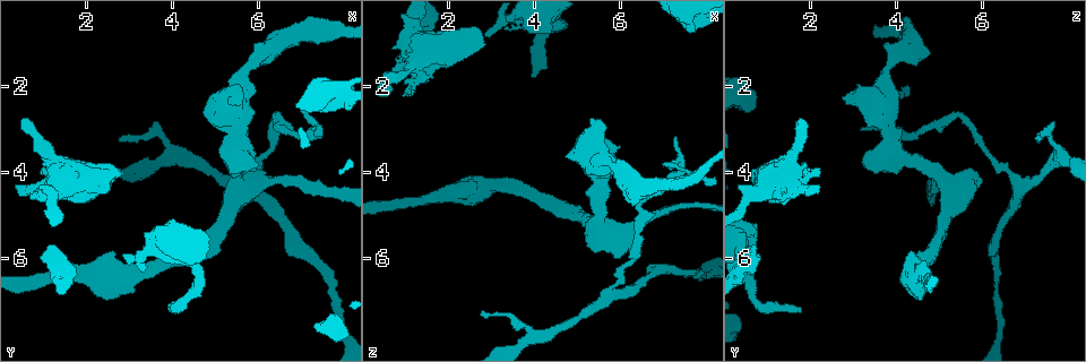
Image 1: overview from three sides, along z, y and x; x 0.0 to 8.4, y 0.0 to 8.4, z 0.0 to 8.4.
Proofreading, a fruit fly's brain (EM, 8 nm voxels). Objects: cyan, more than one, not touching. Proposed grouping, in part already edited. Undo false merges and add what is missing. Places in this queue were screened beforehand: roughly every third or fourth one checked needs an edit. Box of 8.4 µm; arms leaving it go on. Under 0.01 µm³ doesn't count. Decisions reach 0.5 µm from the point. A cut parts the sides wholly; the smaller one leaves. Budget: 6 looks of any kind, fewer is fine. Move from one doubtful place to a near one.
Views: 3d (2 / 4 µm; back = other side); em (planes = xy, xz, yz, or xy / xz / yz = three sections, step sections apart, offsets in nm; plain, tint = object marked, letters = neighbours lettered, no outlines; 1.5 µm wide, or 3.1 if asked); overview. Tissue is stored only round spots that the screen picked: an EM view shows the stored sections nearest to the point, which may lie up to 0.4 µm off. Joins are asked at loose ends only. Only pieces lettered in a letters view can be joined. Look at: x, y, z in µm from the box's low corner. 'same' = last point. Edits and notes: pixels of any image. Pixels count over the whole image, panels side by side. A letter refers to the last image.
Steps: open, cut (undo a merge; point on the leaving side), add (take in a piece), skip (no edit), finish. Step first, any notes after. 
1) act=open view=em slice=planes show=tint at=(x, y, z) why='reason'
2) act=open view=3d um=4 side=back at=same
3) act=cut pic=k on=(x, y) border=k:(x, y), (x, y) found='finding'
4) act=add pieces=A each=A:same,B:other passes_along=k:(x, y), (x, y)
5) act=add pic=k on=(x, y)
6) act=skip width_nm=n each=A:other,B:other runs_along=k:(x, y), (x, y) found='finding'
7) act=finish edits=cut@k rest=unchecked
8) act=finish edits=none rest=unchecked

act=open view=em slice=planes show=letters at=(4.25, 5.30, 0.75) why='branch stops here'

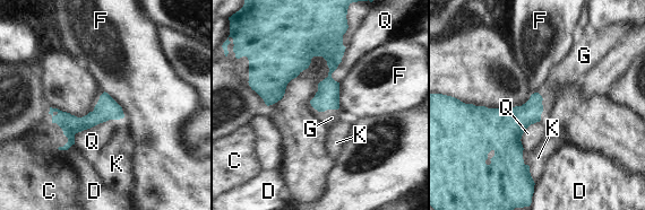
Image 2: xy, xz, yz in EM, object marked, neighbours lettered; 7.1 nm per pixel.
act=add pieces=G longest_contact=Q:360nm each=C:other,D:other,F:other,G:same,K:other,Q:other passes_along=2:(512, 123), (542, 108), (557, 77) found='the cell continues'

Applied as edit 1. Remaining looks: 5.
act=open view=overview why='redraw'

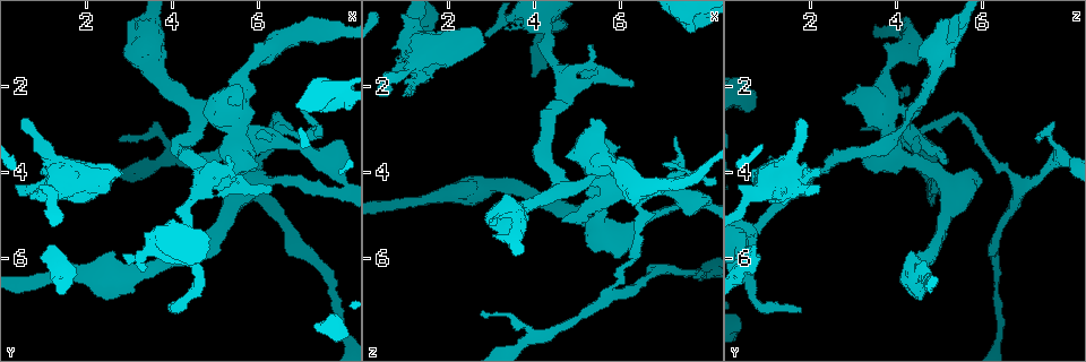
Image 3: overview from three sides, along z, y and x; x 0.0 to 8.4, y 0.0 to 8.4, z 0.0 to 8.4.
act=open view=3d um=4 at=(6.35, 4.40, 1.85) why='free end'

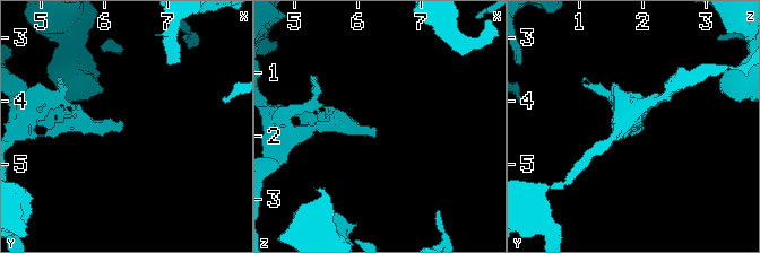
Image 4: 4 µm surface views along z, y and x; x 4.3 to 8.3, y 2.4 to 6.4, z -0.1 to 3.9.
act=open view=em slice=xy step=8 show=plain at=(6.30, 4.40, 1.85) why='now the EM'

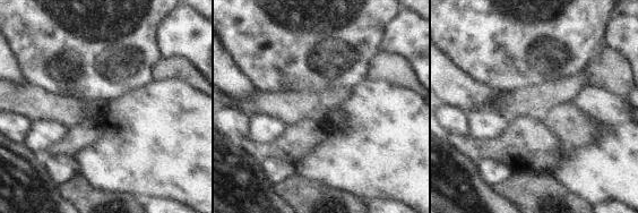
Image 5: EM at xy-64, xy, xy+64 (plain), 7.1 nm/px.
act=open view=em slice=xy step=8 show=letters at=same why='see the neighbours'

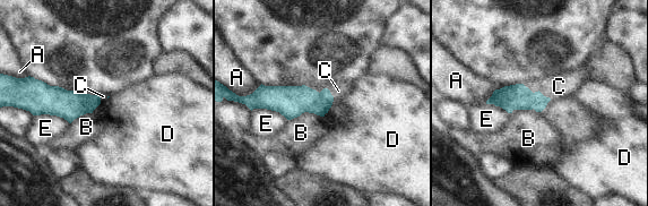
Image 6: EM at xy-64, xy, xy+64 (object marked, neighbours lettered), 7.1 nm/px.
act=add pieces=C longest_contact=E:260nm each=A:other,B:other,C:same,D:other,E:other passes_along=6:(292, 101), (325, 88), (338, 91) found='the cell continues'

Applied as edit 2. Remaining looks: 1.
act=finish edits=add@2,add@6 rest=unchecked

